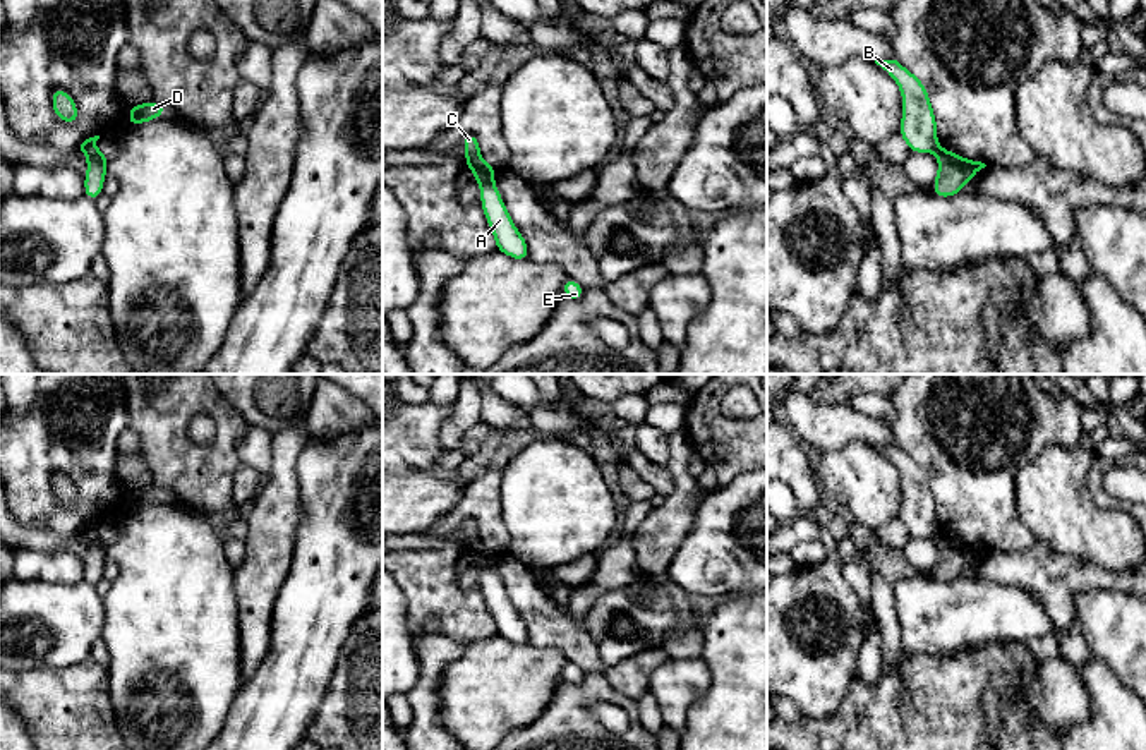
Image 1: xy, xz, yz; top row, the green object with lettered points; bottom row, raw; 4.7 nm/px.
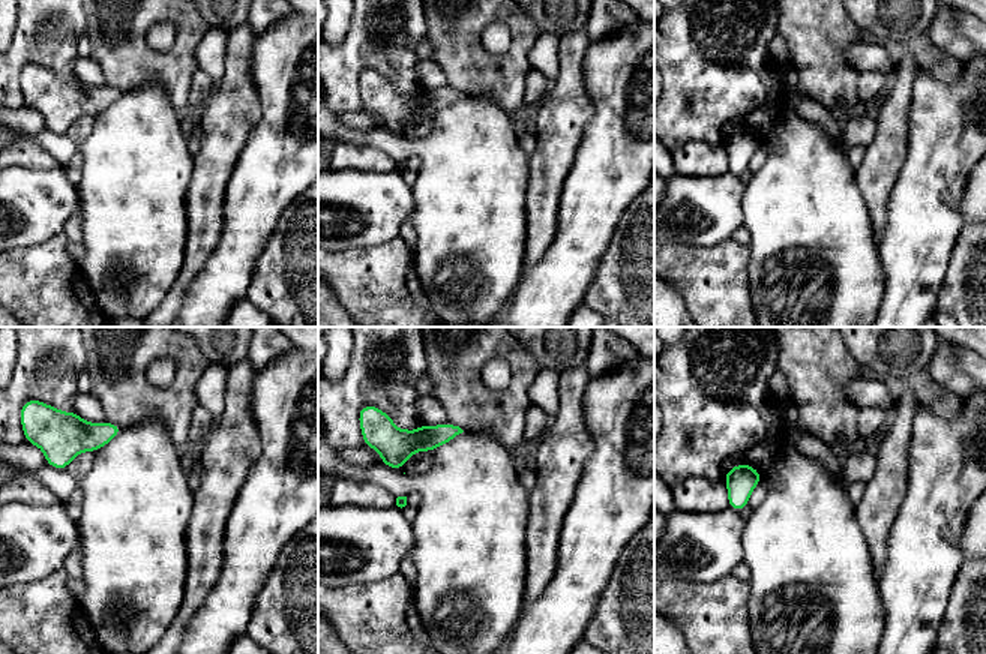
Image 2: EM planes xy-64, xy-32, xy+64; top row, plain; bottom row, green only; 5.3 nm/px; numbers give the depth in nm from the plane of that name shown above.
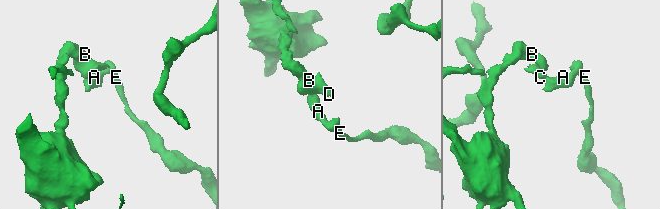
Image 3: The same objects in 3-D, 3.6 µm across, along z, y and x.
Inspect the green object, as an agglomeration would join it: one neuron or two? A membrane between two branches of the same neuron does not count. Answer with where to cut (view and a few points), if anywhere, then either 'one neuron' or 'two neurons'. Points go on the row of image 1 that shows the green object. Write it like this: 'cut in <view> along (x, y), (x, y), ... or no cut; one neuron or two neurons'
cut in xz along (479, 155), (465, 162); two neurons

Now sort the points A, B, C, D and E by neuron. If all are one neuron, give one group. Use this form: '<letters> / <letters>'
A E / B C D

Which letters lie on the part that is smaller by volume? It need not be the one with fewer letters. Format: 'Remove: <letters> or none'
Remove: B, C, D

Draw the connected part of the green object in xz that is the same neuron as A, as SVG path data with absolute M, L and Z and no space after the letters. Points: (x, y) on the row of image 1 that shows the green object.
M475 156L467 163L480 189L480 206L496 240L496 251L511 259L528 261L528 244L513 223L501 192L494 185L498 168Z

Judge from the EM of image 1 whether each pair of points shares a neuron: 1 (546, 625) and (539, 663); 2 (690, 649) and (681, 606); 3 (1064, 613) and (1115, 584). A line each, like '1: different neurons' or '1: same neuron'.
1: different neurons
2: same neuron
3: same neuron

